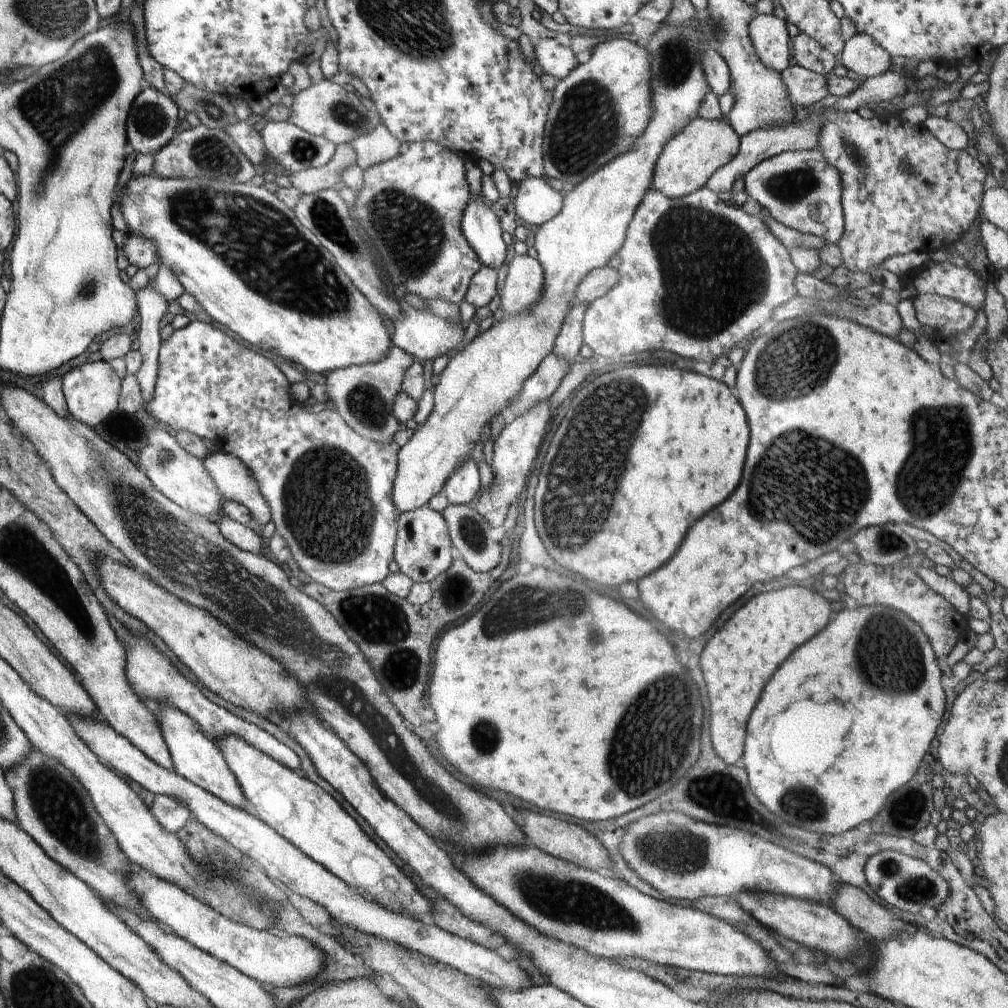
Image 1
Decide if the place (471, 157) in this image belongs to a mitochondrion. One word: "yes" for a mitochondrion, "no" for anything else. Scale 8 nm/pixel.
no

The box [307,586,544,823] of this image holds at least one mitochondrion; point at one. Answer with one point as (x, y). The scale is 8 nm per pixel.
(377, 619)

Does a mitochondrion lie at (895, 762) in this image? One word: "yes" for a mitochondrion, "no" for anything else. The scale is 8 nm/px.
no

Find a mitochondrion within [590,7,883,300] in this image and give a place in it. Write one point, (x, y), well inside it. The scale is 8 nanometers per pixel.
(788, 187)

